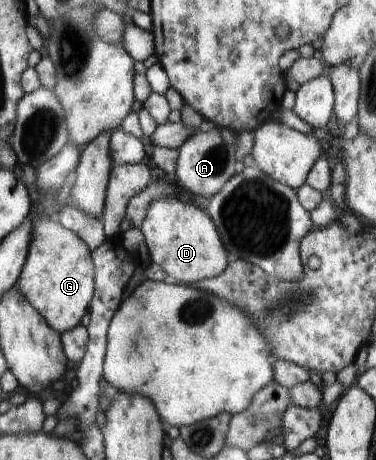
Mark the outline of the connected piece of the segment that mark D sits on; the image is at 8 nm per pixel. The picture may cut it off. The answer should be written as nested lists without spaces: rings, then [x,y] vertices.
[[[155,197],[140,228],[152,262],[159,264],[167,279],[180,285],[218,277],[227,269],[226,247],[208,212],[187,204],[179,197]]]

